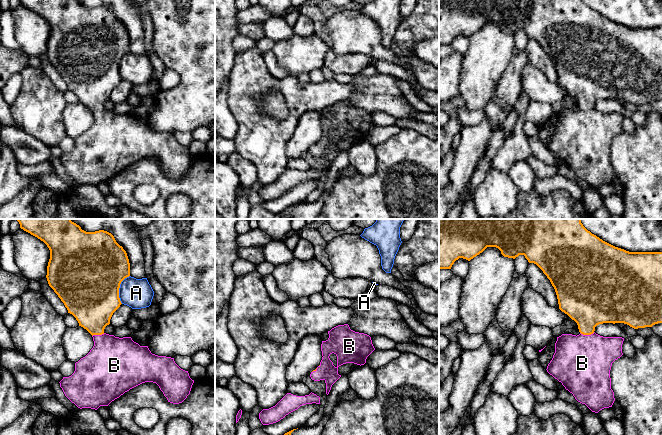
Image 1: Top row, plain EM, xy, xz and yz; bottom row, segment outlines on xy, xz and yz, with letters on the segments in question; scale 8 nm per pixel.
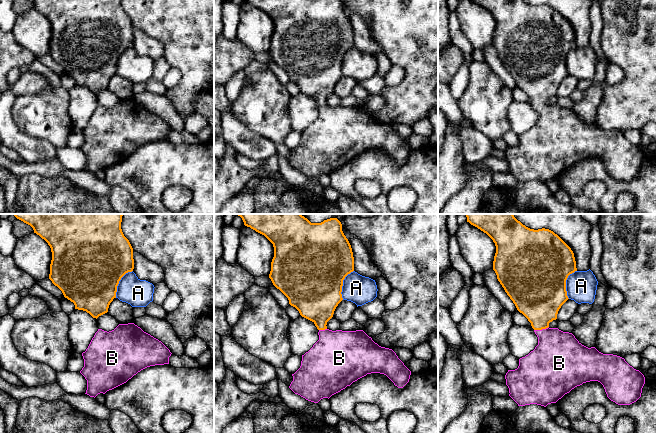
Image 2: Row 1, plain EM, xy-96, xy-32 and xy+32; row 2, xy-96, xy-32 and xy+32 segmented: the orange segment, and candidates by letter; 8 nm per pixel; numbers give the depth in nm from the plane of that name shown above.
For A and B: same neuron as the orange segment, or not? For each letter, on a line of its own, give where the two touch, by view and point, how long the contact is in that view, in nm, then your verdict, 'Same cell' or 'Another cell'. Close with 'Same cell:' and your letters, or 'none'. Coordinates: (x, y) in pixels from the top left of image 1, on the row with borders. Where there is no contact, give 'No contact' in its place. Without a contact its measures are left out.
A: Touches orange at xy (118, 289). Shared border 240 nm. Another cell
B: Touches orange at yz (587, 334). Shared border 120 nm. Same cell
Same cell: B

